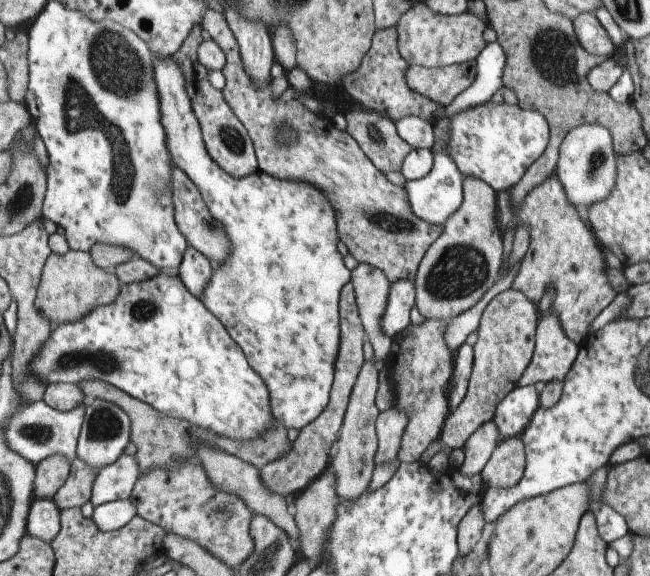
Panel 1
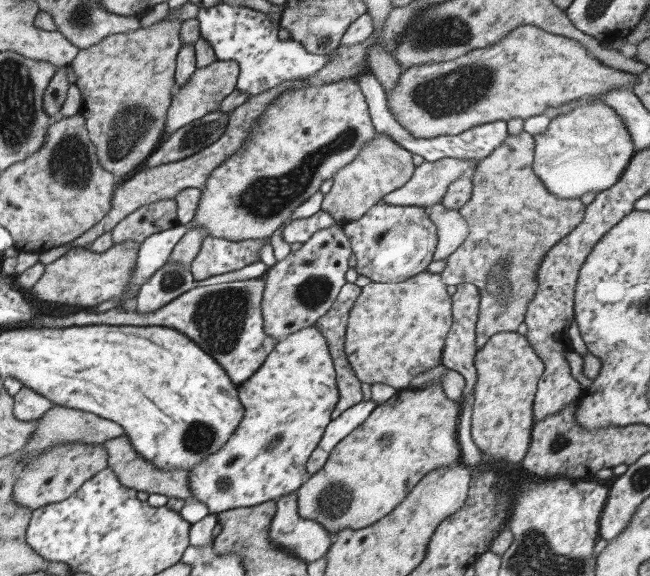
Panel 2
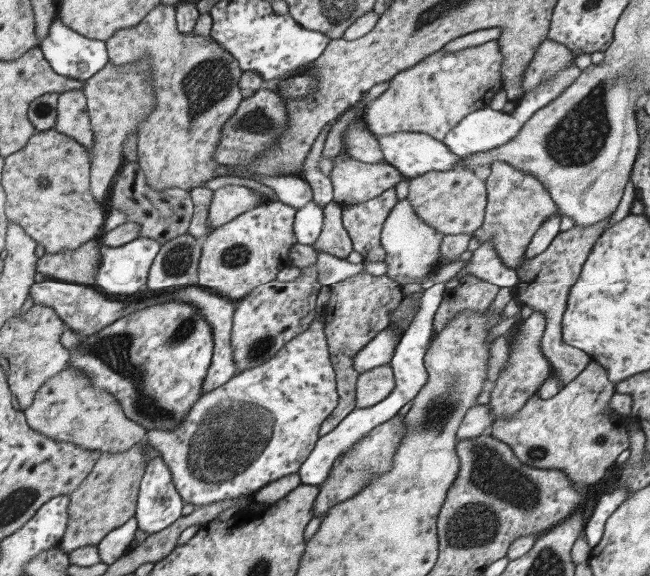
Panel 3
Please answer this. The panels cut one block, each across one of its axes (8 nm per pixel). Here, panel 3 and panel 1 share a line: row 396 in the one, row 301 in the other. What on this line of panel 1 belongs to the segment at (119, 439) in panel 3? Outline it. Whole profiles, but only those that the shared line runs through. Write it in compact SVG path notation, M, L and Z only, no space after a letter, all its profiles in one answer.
M69 250L63 256L51 254L41 270L41 282L37 286L37 296L35 296L35 310L47 318L53 332L61 324L75 324L83 320L97 306L113 304L119 294L119 288L121 288L119 278L95 266L89 252Z

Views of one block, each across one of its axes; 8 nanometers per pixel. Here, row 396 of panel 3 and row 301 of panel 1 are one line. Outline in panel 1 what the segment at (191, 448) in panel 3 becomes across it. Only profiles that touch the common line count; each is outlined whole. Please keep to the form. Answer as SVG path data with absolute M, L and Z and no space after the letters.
M173 56L163 58L163 60L153 60L153 80L155 80L157 98L159 98L159 122L161 122L163 130L165 130L165 148L167 148L167 152L171 156L171 162L173 162L175 168L183 170L183 174L187 178L191 178L191 182L199 190L199 194L201 194L209 214L223 226L225 238L229 240L229 254L227 254L227 258L221 264L217 264L217 268L213 264L211 278L207 280L207 286L201 290L199 300L215 318L219 318L219 322L223 324L225 332L229 332L229 336L237 342L237 346L241 346L241 350L243 350L247 362L251 364L251 368L263 378L263 382L267 386L267 392L269 392L269 398L271 398L271 412L275 416L275 424L283 426L285 430L297 430L299 432L301 428L311 424L325 410L325 406L329 402L329 390L331 390L331 384L333 384L333 368L335 368L335 358L337 358L337 350L339 350L339 292L341 292L343 284L347 284L351 280L351 270L345 268L343 254L339 252L339 242L341 240L339 240L339 230L337 230L335 206L323 194L323 190L319 190L317 186L313 186L309 182L281 180L281 178L269 176L269 174L259 172L259 170L249 174L249 176L245 176L245 178L231 178L227 172L223 172L211 160L211 156L205 150L205 142L203 142L203 136L201 136L201 130L199 130L199 122L193 116L191 102L189 102L189 96L185 92L183 72L179 70L179 64L175 64Z

